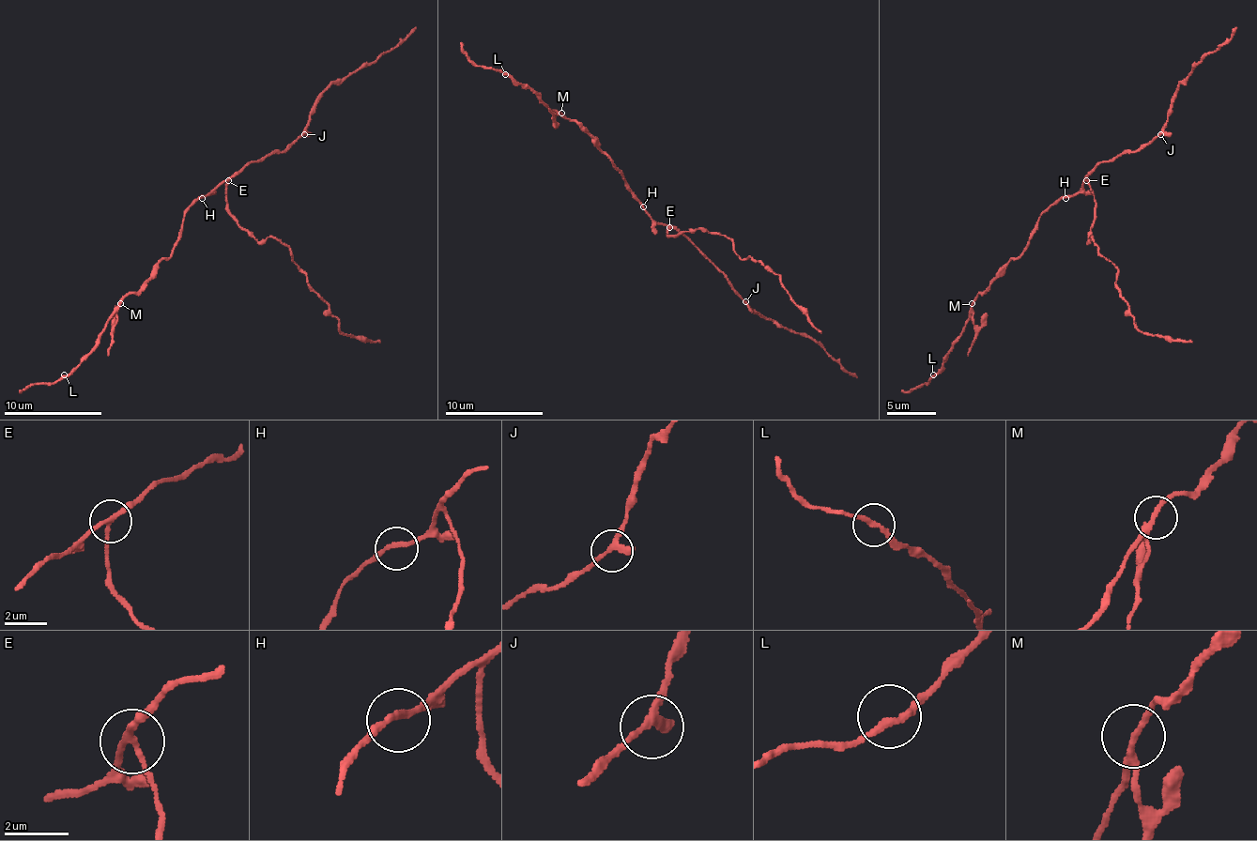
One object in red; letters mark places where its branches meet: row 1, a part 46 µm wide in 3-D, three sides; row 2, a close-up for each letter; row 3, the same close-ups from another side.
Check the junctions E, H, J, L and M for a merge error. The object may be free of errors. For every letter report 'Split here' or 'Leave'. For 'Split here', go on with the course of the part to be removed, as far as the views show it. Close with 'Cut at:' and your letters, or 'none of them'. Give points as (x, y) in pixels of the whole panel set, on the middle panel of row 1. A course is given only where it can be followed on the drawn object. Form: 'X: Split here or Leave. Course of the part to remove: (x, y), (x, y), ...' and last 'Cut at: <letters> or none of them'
E: Split here. Course of the part to remove: (669, 228), (667, 236), (699, 228), (731, 240), (741, 257), (753, 257), (780, 275), (788, 295), (821, 333)
H: Leave
J: Leave
L: Leave
M: Leave
Cut at: E

